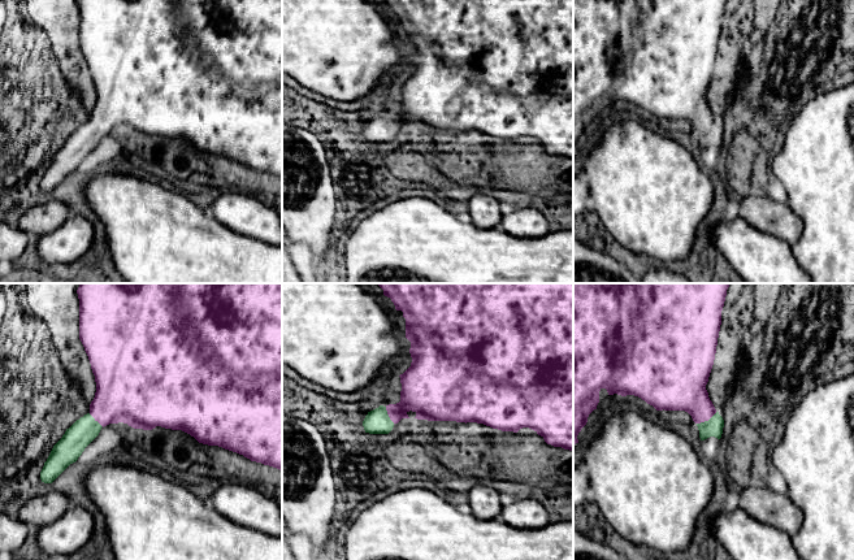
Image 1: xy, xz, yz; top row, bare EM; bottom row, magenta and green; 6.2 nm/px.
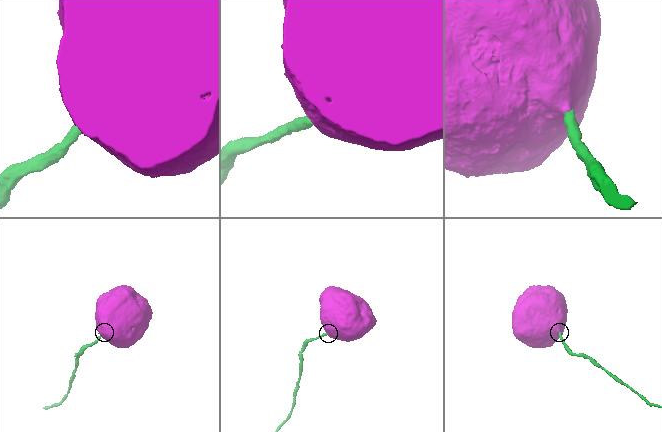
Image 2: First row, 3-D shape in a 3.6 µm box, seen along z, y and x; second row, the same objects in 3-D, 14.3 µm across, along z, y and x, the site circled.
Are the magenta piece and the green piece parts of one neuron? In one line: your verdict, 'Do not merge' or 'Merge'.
Merge

